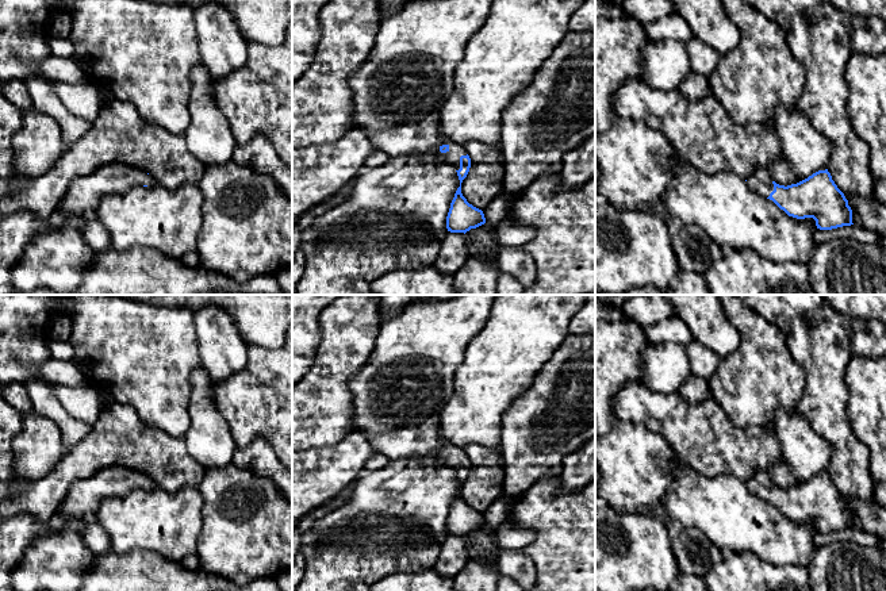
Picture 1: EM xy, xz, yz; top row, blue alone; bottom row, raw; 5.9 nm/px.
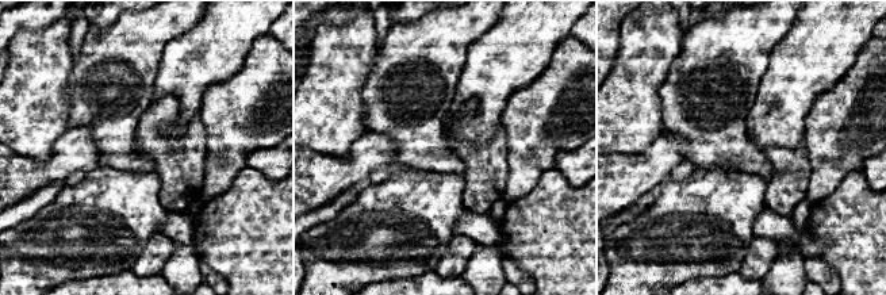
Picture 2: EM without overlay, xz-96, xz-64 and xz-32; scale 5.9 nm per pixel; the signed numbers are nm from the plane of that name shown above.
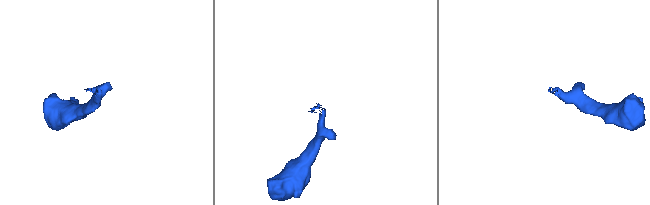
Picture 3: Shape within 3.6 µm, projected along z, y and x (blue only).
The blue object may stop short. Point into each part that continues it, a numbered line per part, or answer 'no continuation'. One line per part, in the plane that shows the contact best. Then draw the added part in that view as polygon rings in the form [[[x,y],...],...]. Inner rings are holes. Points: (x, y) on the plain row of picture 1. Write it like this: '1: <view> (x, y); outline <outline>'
1: xz (398, 395); outline [[[457,295],[456,298],[446,299],[446,300],[419,299],[406,306],[398,316],[390,321],[381,321],[380,327],[379,327],[379,334],[375,341],[375,349],[372,350],[369,358],[363,365],[363,368],[357,372],[357,375],[349,383],[349,388],[353,395],[353,430],[364,434],[372,444],[376,453],[381,453],[387,456],[390,460],[398,460],[398,458],[406,458],[411,456],[427,456],[433,450],[448,448],[449,453],[446,456],[441,456],[441,458],[446,464],[446,467],[452,468],[456,473],[460,472],[460,460],[467,458],[467,454],[464,453],[463,449],[453,445],[448,445],[442,441],[440,435],[440,414],[444,410],[444,407],[448,404],[452,396],[454,375],[456,375],[457,368],[464,360],[467,344],[487,323],[496,296],[498,295]]]

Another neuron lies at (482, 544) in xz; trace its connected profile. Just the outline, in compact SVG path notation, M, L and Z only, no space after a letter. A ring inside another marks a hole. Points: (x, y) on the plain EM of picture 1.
M499 496L484 513L486 526L465 536L468 560L492 561L500 553L496 530L507 521L505 500Z

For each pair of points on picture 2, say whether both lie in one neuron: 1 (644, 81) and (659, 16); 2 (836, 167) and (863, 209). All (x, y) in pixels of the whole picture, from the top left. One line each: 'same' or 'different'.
1: same
2: different

